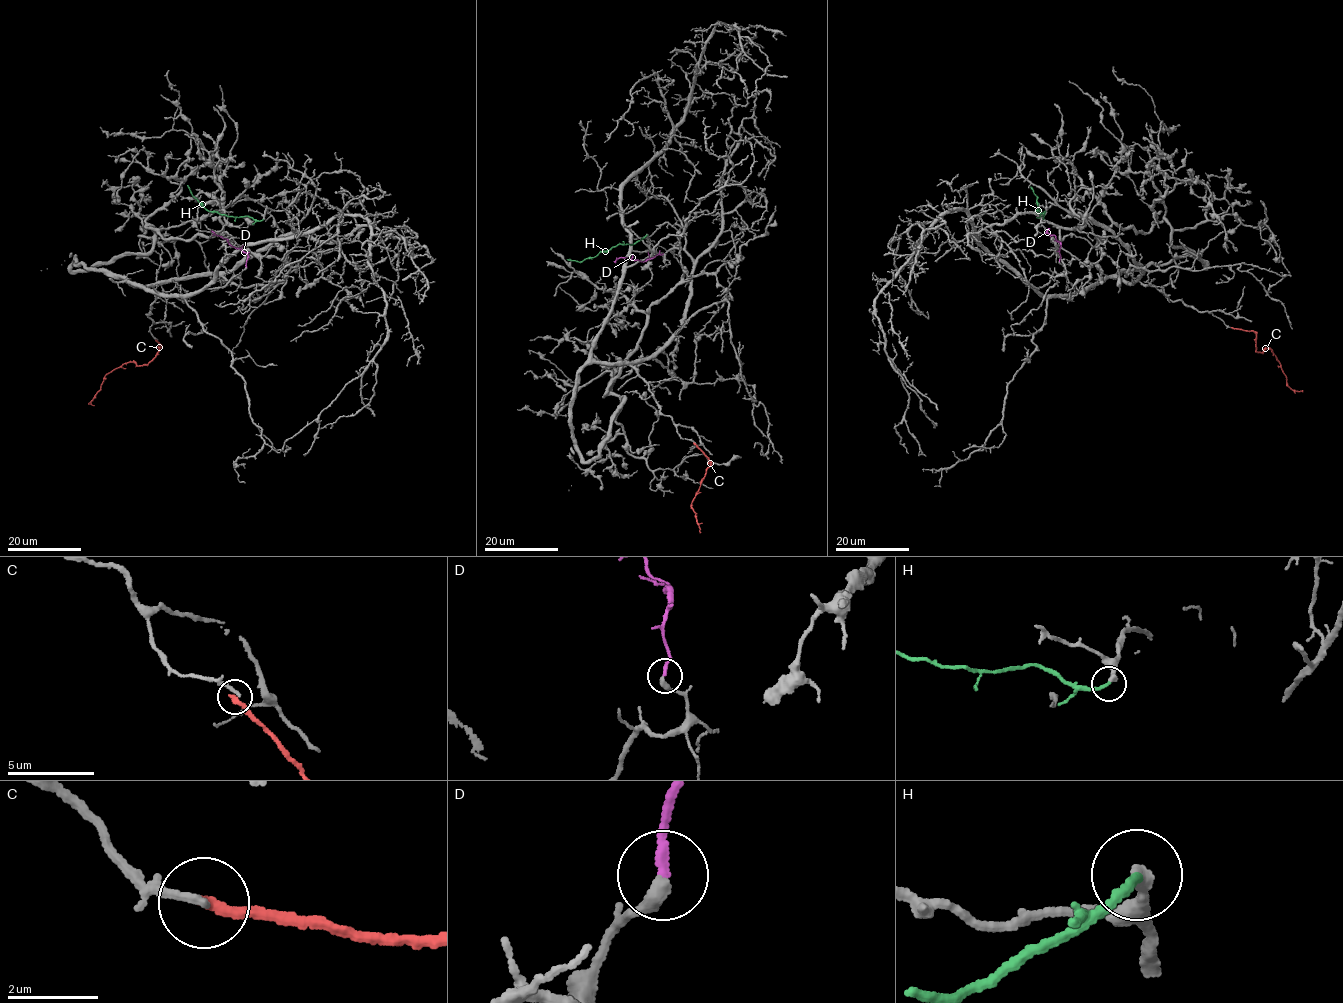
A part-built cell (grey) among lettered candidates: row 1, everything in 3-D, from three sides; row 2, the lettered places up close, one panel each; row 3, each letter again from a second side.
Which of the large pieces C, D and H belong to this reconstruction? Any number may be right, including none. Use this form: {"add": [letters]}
{"add": ["D", "H"]}

